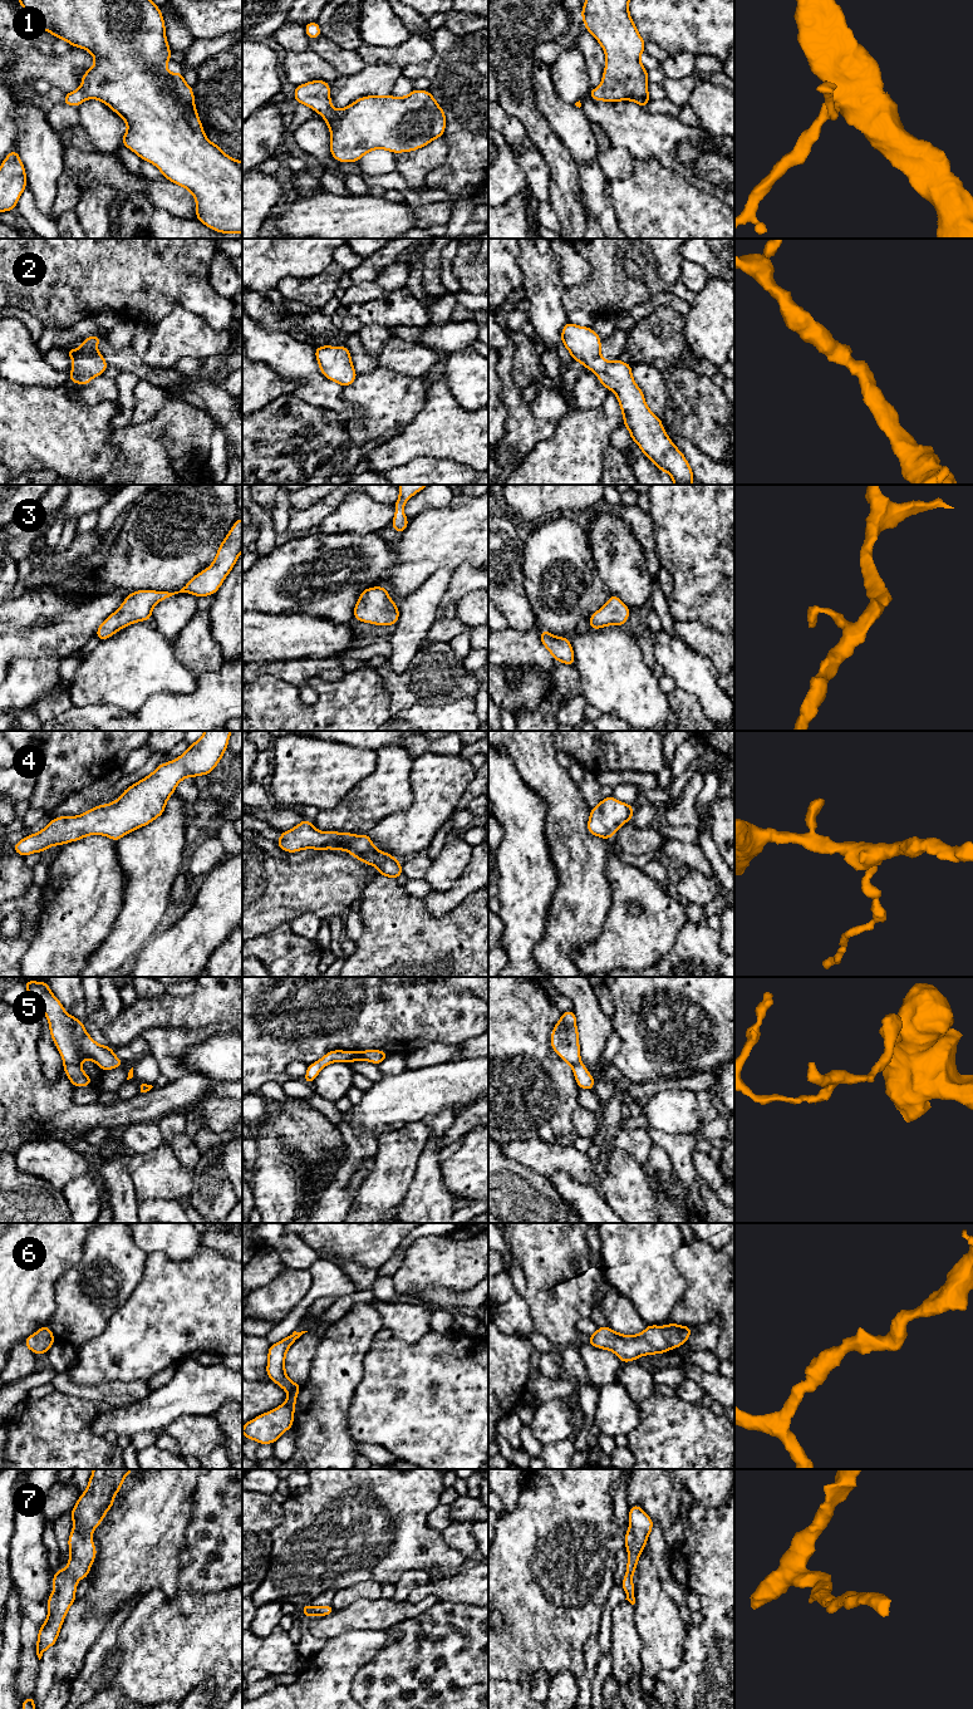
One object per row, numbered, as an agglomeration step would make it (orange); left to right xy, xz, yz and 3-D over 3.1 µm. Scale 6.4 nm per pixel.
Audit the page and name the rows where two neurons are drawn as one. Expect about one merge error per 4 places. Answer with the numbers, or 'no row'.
no row

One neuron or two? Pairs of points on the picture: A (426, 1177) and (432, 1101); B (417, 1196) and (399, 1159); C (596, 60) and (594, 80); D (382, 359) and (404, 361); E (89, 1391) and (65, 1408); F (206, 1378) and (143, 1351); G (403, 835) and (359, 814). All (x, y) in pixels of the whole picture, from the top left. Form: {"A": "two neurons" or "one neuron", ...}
{"A": "two neurons", "B": "two neurons", "C": "one neuron", "D": "one neuron", "E": "two neurons", "F": "two neurons", "G": "two neurons"}

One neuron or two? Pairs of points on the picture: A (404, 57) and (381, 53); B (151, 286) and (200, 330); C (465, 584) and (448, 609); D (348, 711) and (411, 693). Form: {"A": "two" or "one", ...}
{"A": "one", "B": "two", "C": "one", "D": "two"}

